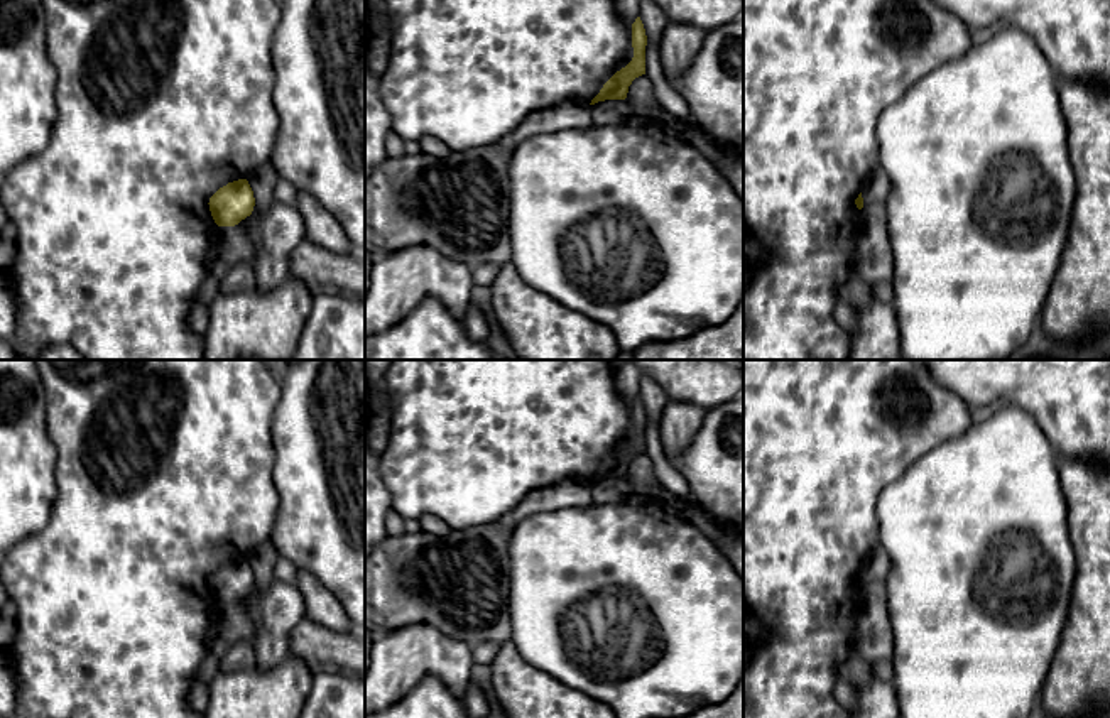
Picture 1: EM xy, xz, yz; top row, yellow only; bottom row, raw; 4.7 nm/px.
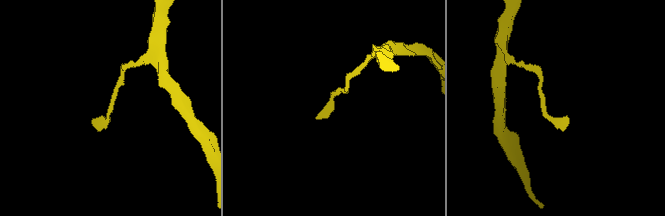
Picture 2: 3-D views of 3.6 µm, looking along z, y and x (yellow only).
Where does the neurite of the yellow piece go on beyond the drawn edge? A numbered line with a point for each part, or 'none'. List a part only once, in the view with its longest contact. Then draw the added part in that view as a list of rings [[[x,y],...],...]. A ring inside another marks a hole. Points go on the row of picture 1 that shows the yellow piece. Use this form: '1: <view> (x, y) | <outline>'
none

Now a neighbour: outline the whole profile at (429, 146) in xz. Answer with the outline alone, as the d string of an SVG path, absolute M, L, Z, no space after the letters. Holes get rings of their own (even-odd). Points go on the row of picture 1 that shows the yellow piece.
M424 137L419 140L419 144L422 152L433 157L446 157L453 152L444 142L434 137Z

